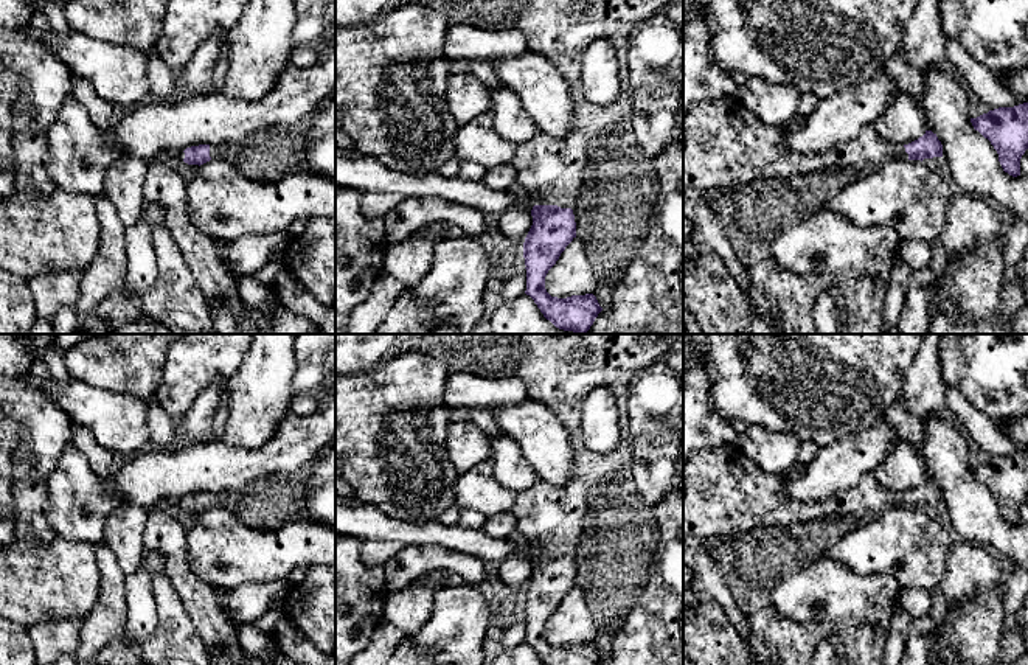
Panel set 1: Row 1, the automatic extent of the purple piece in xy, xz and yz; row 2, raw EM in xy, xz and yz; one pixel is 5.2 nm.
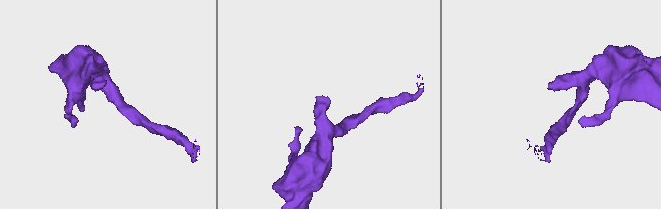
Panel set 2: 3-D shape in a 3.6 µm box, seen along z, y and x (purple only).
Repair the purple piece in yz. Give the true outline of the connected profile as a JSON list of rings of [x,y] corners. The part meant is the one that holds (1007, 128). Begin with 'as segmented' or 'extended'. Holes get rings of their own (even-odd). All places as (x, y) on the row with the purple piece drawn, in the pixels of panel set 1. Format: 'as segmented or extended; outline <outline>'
as segmented; outline [[[1028,103],[989,110],[971,118],[971,123],[991,141],[1003,171],[1020,176],[1020,158],[1028,149]]]

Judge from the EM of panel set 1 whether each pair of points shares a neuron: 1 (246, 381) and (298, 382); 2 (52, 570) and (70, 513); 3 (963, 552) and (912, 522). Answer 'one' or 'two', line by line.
1: two
2: two
3: two

